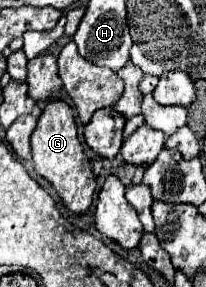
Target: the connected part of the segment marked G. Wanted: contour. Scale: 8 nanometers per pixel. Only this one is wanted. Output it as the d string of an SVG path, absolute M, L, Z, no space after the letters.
M62 99L48 101L38 119L38 125L32 133L32 161L36 173L54 185L56 193L72 213L84 213L90 207L96 191L92 163L80 145L72 107Z

